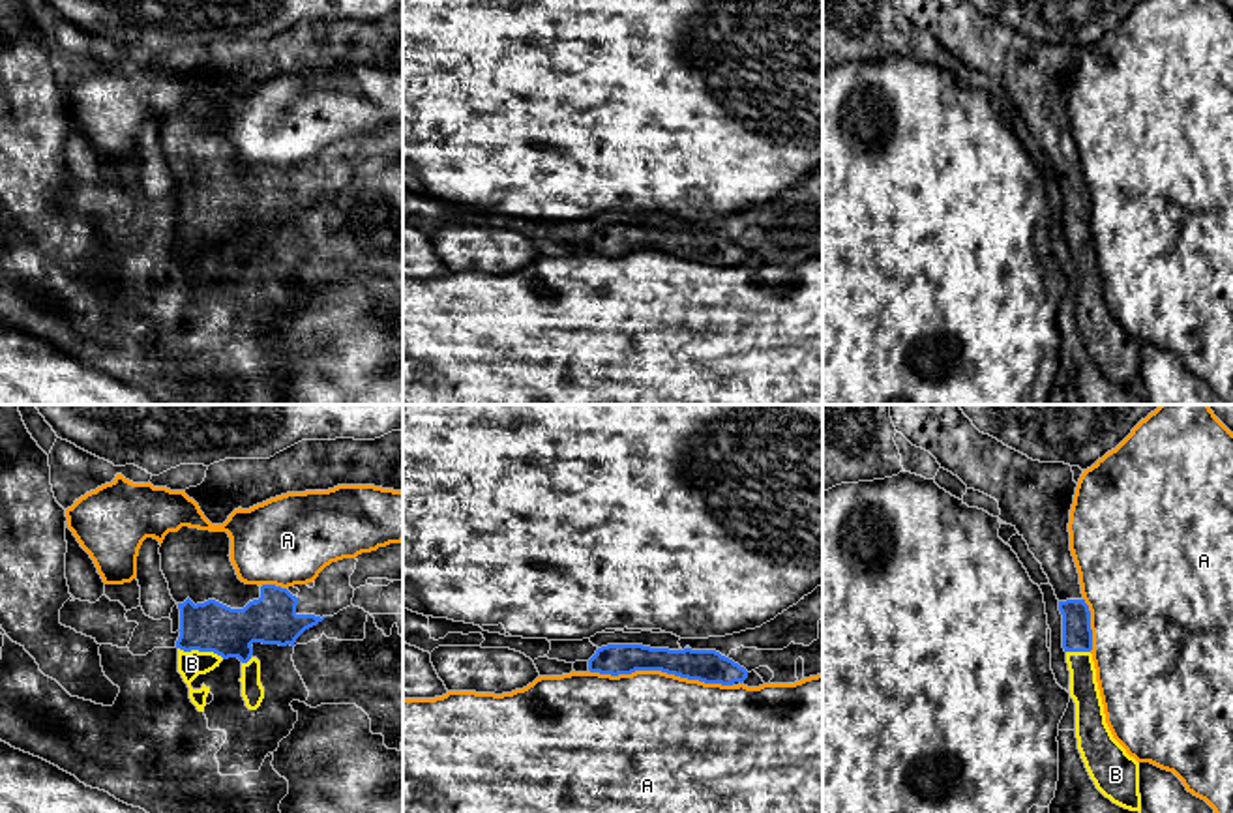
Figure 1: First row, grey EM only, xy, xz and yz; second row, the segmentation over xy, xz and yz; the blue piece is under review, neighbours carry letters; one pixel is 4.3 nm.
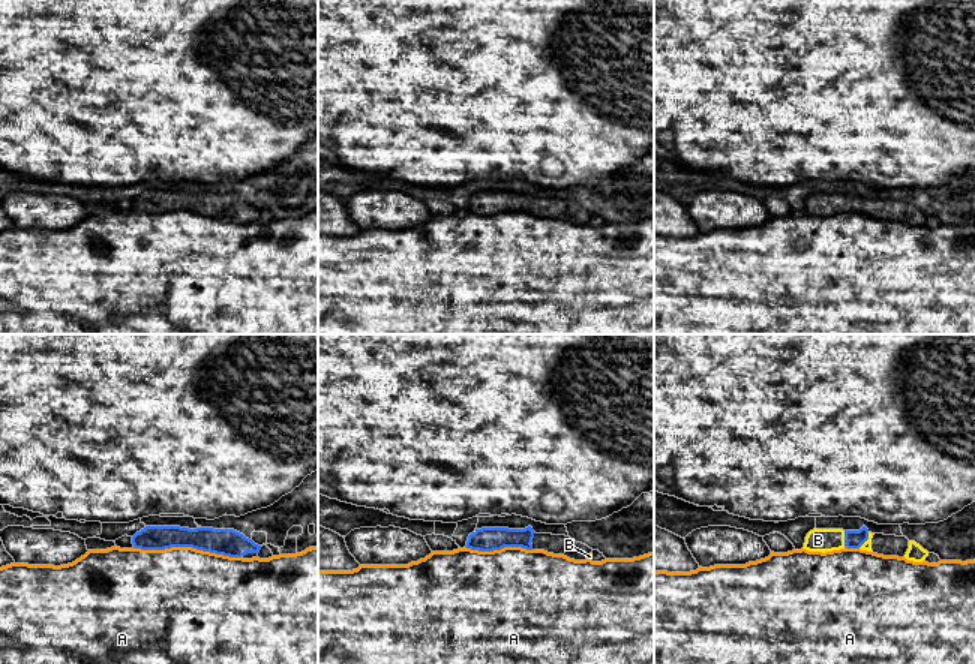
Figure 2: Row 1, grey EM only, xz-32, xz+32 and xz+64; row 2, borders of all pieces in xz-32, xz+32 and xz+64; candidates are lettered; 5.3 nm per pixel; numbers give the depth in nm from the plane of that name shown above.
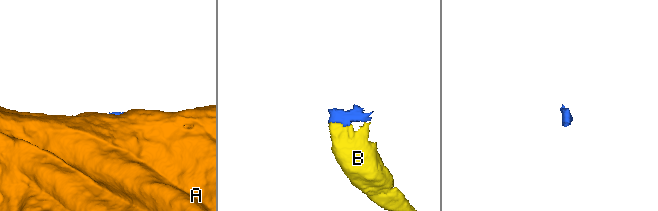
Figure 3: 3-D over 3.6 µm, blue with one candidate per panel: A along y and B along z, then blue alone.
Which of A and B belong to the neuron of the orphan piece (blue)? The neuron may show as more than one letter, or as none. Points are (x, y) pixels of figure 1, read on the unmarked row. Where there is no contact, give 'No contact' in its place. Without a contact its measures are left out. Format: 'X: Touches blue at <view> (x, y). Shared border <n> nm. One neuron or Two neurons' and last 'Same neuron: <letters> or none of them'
A: Touches blue at xz (660, 250). Shared border 600 nm. Two neurons
B: Touches blue at xy (201, 231). Shared border 200 nm. One neuron
Same neuron: B

